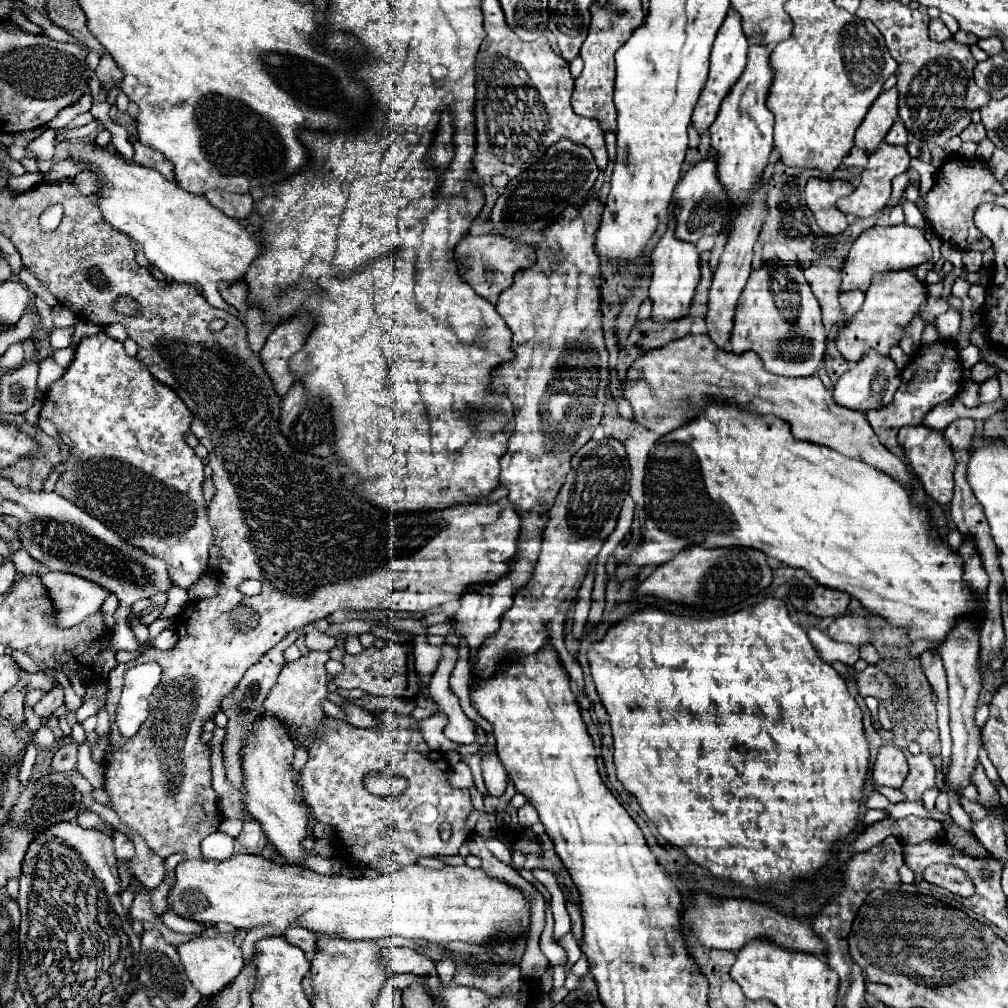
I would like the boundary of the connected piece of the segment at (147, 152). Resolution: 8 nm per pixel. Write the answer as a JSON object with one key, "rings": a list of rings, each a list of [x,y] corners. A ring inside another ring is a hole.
{"rings":[[[133,141],[133,147],[135,147],[135,157],[133,161],[145,165],[145,167],[153,167],[157,169],[161,175],[165,175],[169,181],[175,181],[173,179],[173,163],[169,163],[159,151],[155,149],[149,149],[145,145],[141,145],[139,141]]]}

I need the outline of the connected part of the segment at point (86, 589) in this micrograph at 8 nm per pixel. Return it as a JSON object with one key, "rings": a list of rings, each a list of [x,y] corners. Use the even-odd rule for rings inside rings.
{"rings":[[[49,571],[41,575],[41,579],[49,589],[53,605],[59,609],[59,627],[79,625],[111,595],[111,591],[105,591],[105,587],[97,587],[97,583],[89,583],[87,579],[65,575],[61,571]]]}

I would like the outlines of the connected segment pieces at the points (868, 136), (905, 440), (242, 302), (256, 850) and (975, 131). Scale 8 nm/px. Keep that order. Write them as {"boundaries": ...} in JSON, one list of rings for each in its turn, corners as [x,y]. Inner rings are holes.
{"boundaries":[[[[897,89],[883,91],[857,129],[855,145],[873,153],[897,119]]],[[[911,425],[903,427],[899,431],[899,443],[905,449],[905,457],[909,461],[909,467],[913,475],[923,485],[925,493],[939,505],[947,505],[953,497],[953,469],[955,469],[955,457],[951,451],[951,445],[945,441],[943,431],[931,429],[927,425]]],[[[233,283],[233,287],[221,287],[221,297],[241,313],[245,313],[249,309],[245,283]]],[[[245,821],[243,831],[237,837],[237,841],[251,855],[259,855],[263,851],[263,847],[267,845],[267,837],[265,837],[265,833],[257,821]]],[[[971,123],[969,127],[965,127],[965,131],[961,131],[959,137],[961,137],[963,141],[979,143],[981,139],[985,139],[985,127],[983,127],[983,123]]]]}

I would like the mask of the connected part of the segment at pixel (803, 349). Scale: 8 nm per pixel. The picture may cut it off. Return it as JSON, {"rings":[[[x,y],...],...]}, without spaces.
{"rings":[[[769,265],[757,269],[751,273],[739,303],[737,303],[737,311],[735,311],[735,327],[731,333],[731,351],[741,355],[745,351],[755,351],[765,369],[775,373],[775,375],[783,375],[783,377],[809,377],[815,375],[815,371],[819,369],[823,357],[825,357],[825,327],[821,323],[821,307],[815,299],[815,295],[811,293],[811,287],[807,283],[797,285],[795,291],[787,291],[785,289],[785,281],[775,281],[769,275]]]}

